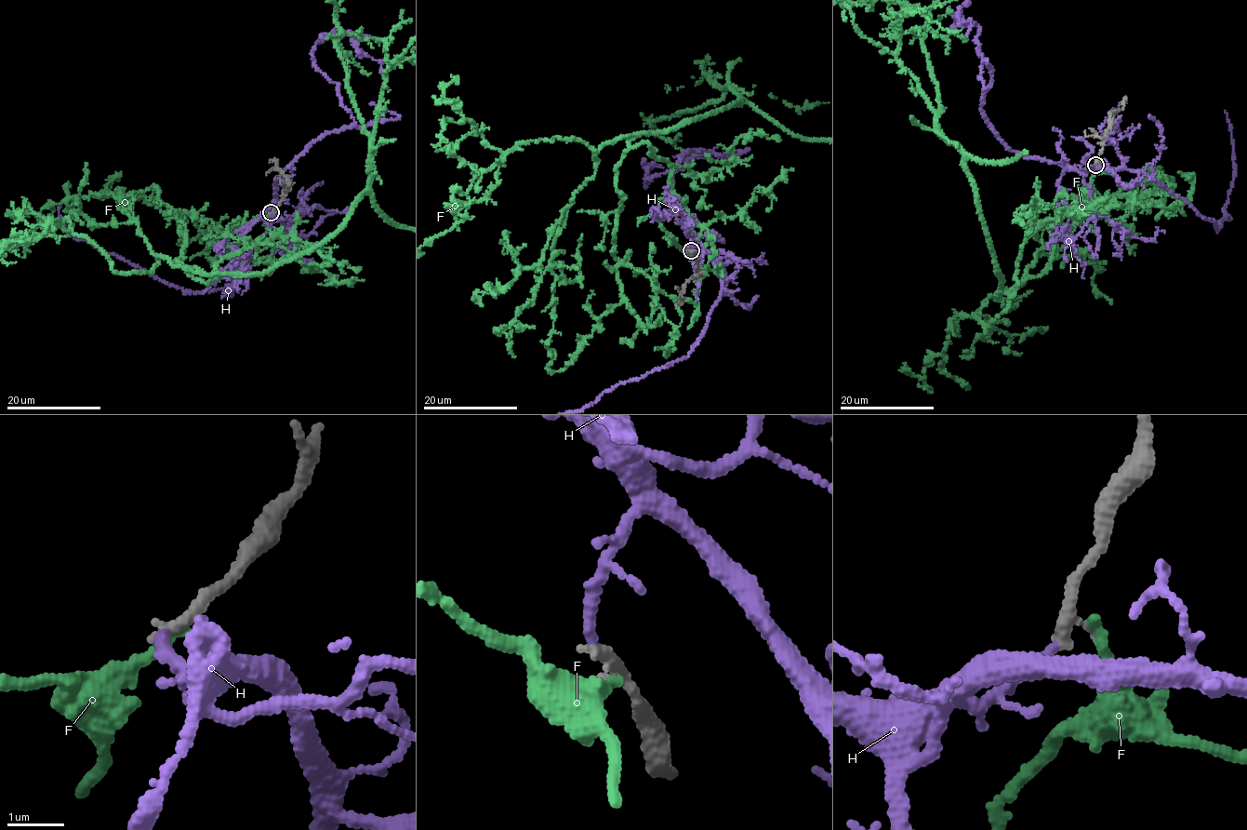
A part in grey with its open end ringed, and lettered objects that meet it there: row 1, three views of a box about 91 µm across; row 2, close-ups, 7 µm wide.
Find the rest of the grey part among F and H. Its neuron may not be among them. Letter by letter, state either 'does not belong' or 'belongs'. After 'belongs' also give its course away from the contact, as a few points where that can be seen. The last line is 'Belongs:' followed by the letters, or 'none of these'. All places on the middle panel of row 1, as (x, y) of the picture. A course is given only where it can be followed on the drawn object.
F: does not belong
H: belongs
Belongs: H

